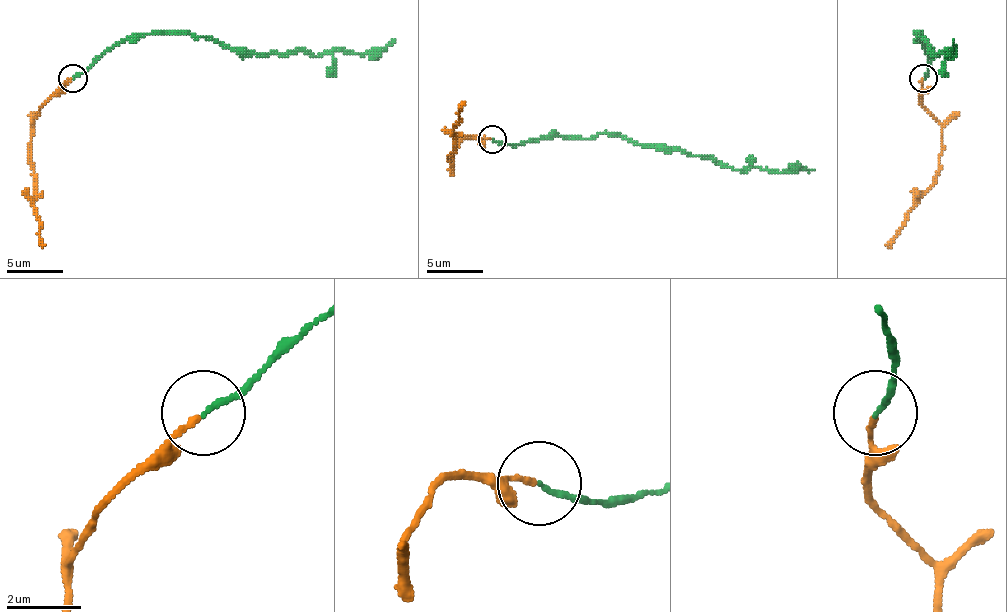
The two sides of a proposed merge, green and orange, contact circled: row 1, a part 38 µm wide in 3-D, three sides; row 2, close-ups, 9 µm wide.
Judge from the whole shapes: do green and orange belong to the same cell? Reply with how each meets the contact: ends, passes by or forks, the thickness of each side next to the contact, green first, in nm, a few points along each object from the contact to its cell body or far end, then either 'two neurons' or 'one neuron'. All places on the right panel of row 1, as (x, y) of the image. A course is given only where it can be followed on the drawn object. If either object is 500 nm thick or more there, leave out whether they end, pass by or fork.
green ends | orange ends | 140/150 nm | green via (922, 79), (928, 53), (916, 34), (933, 53), (953, 56), (953, 39) | orange via (922, 79), (922, 104), (942, 127), (942, 155), (936, 180), (911, 211), (899, 234), (885, 245) | two neurons

